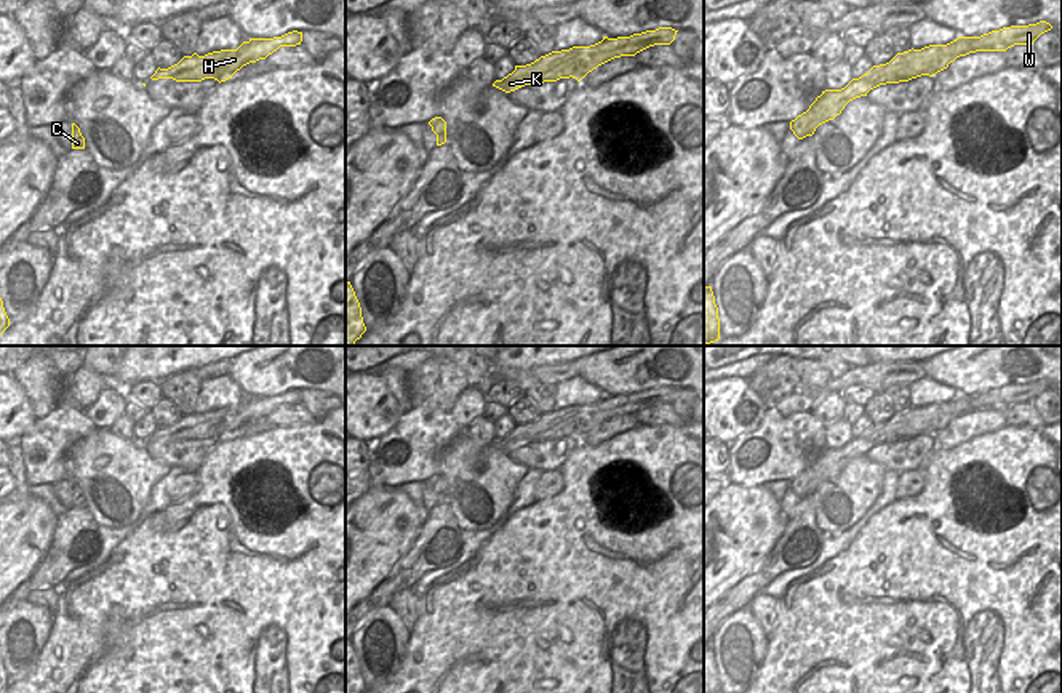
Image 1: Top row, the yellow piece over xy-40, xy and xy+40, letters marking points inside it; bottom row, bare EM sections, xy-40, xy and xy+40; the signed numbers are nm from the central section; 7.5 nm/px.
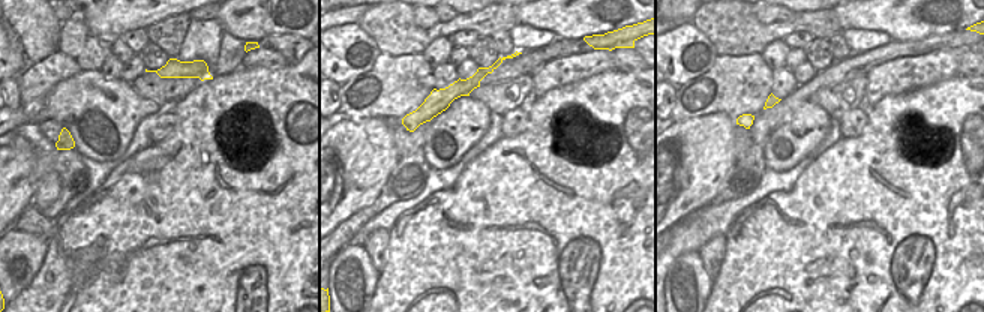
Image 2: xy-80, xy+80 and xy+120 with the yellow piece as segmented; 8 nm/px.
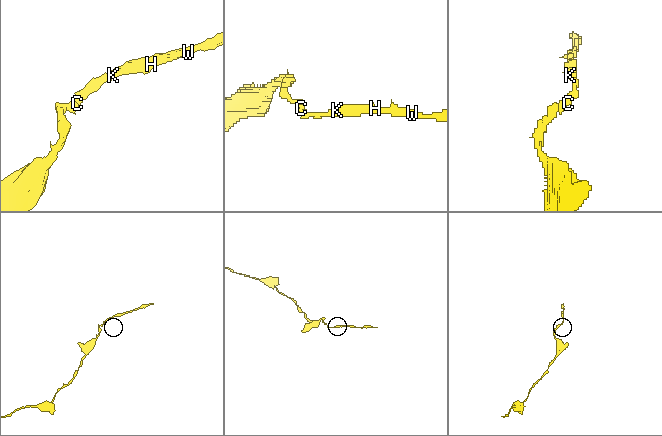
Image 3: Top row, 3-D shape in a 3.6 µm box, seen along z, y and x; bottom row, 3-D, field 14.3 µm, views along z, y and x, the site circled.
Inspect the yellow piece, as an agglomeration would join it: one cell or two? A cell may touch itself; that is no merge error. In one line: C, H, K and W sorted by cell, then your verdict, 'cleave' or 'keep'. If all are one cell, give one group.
C H K W | keep

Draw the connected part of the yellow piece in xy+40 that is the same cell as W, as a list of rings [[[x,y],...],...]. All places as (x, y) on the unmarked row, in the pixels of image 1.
[[[1046,379],[1028,384],[1011,384],[980,395],[958,395],[947,403],[929,403],[921,408],[897,411],[889,421],[873,424],[867,432],[852,437],[841,448],[825,448],[806,471],[790,480],[798,498],[812,495],[816,487],[841,472],[844,464],[880,443],[908,440],[921,434],[936,434],[960,415],[976,410],[1006,410],[1014,403],[1032,402],[1052,384]]]

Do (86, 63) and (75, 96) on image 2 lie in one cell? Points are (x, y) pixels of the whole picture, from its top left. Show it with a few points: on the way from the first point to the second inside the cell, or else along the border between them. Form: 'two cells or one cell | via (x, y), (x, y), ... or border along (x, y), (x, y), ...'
two cells | border along (99, 69), (86, 69), (83, 72)

